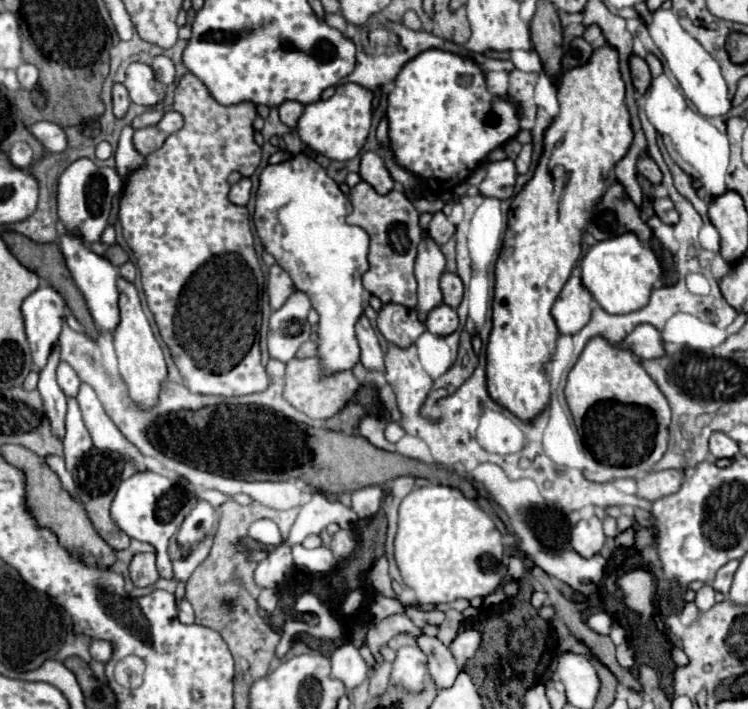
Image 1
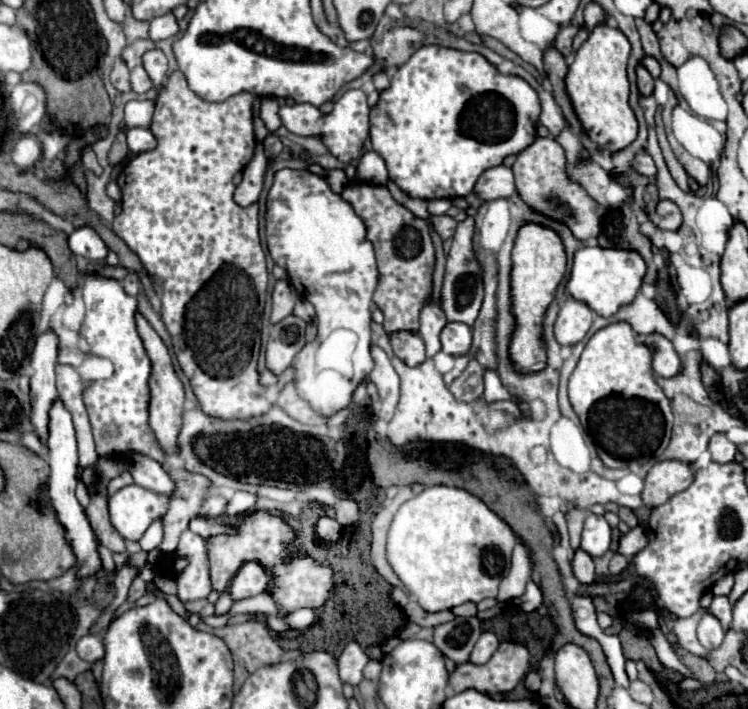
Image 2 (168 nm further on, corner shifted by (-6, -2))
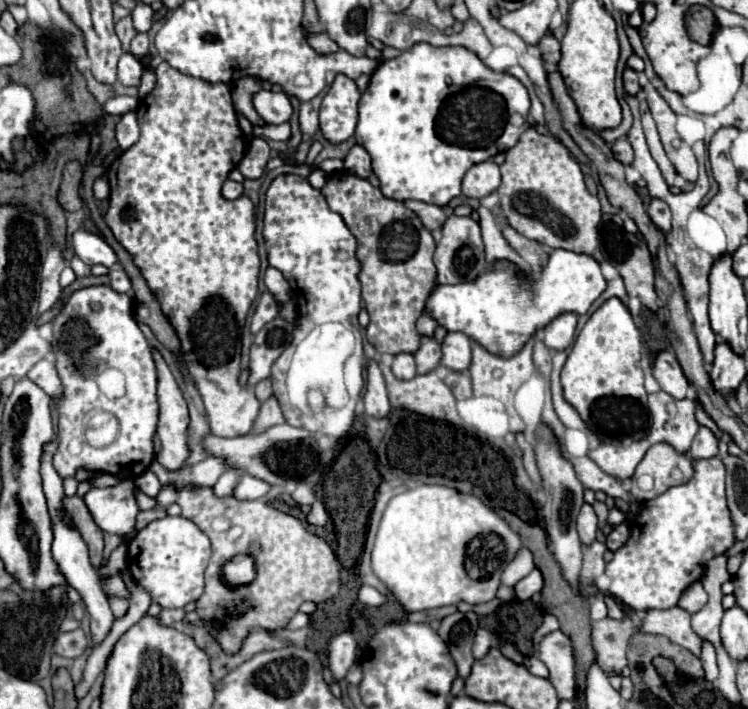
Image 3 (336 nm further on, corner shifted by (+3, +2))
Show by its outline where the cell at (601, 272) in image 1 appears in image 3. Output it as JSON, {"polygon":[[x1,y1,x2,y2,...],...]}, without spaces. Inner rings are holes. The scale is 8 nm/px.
{"polygon":[[550,250,546,266,538,270,538,274,524,276,512,262,496,260,470,282,436,284,424,302,424,310,436,320,438,326,444,326,446,332,464,332,470,340,478,342,488,352,502,358,510,358,518,354,524,348,524,344,538,330,550,324,556,316,564,312,586,314,592,302,604,292,604,288,606,288,606,280,602,278,600,264,594,258,588,258,586,254,572,254,568,250]]}

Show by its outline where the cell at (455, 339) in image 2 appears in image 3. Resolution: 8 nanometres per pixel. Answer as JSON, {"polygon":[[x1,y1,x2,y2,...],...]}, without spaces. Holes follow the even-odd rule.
{"polygon":[[446,334,446,340,442,344,442,366,464,372,470,368,472,362,472,344,466,334]]}

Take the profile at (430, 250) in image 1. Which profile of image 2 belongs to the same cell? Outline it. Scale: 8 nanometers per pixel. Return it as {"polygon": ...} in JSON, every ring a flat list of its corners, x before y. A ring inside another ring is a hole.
{"polygon":[[431,296,423,310,421,310,421,326,419,326,419,334,421,338,425,340,425,348,427,348,427,356,435,356,439,350,441,350,441,344,439,344,439,332,443,330,447,318,445,318,445,312,441,310,439,302]]}

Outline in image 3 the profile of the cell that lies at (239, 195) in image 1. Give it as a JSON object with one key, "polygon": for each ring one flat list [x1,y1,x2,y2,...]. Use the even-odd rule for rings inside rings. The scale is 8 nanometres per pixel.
{"polygon":[[228,178,228,180,224,182,224,186,222,186,222,196,228,198,228,200,234,200,234,198,242,196,242,192,244,192,242,184,238,184,238,182,230,180,230,178]]}

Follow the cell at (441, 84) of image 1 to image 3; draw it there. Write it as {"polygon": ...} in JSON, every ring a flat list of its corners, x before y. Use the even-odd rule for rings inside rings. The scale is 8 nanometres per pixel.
{"polygon":[[414,44,396,58,382,60,372,72,370,84,360,98,354,138,368,150,372,172,378,176,386,198,446,206,452,198,460,196,460,182,470,166,494,158,496,152,510,150,520,134,530,128,528,110,530,98,524,84,510,74,492,72,470,50,462,46,436,48]]}

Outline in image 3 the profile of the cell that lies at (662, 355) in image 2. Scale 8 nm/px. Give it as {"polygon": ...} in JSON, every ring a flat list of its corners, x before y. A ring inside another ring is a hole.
{"polygon":[[660,352,654,360,652,366,652,374,658,380,658,384,662,386,664,392,668,392,672,398,682,400,688,396,690,392,690,384,676,360,676,356,672,356,670,352]]}

